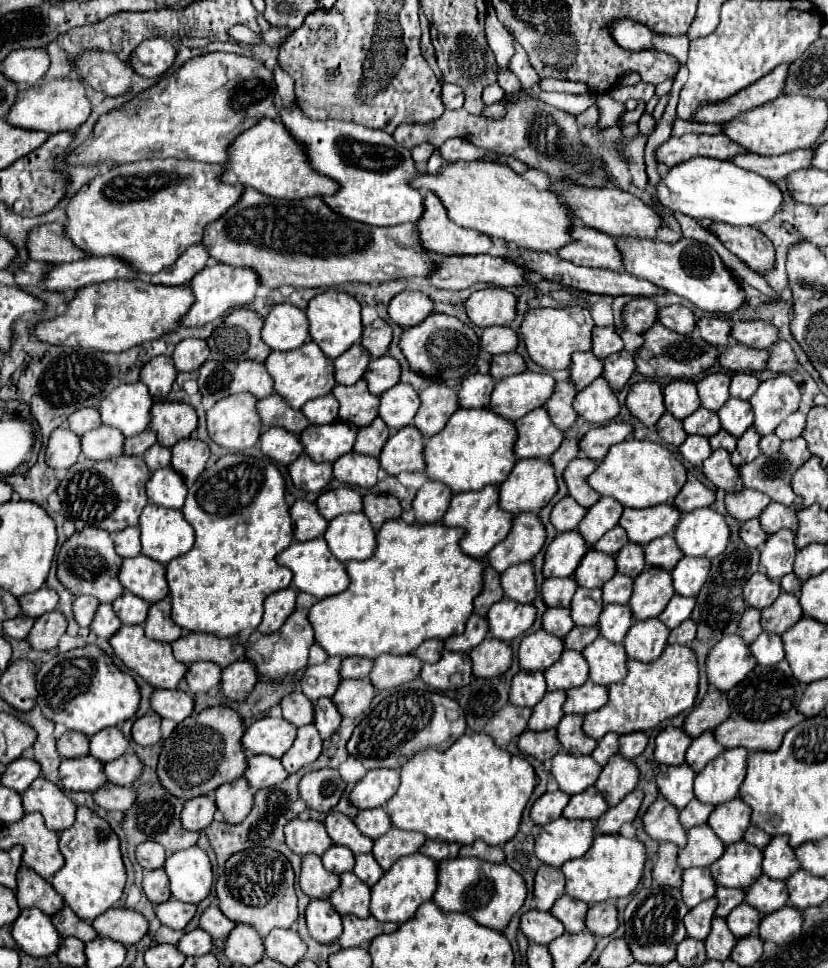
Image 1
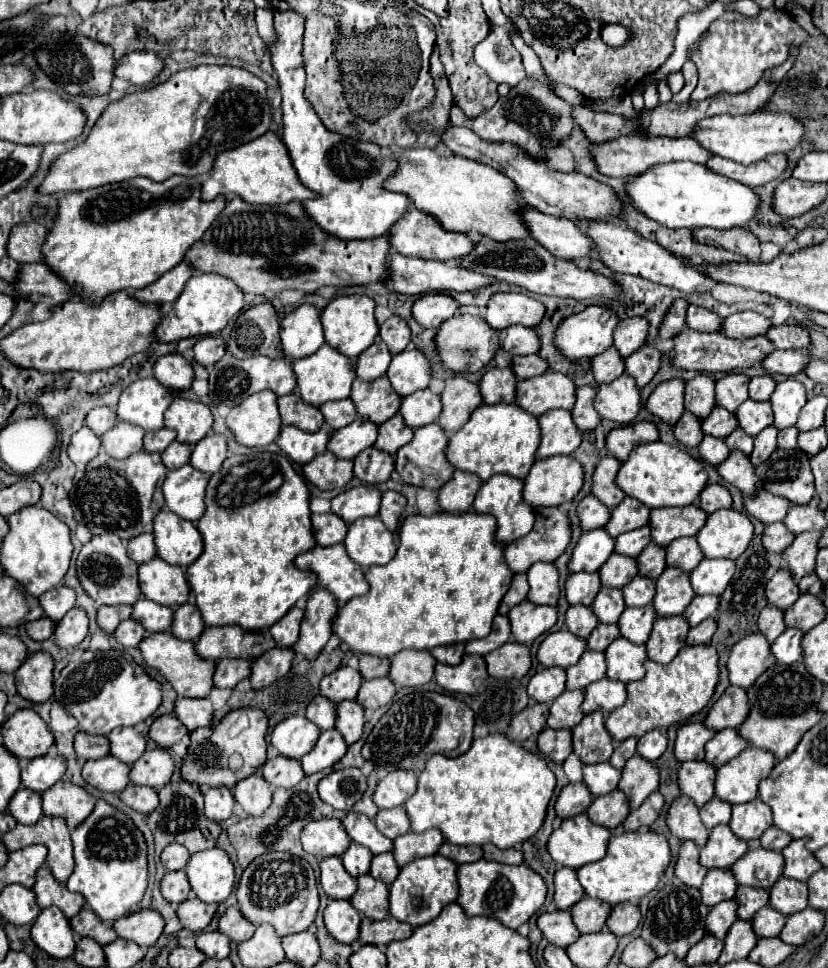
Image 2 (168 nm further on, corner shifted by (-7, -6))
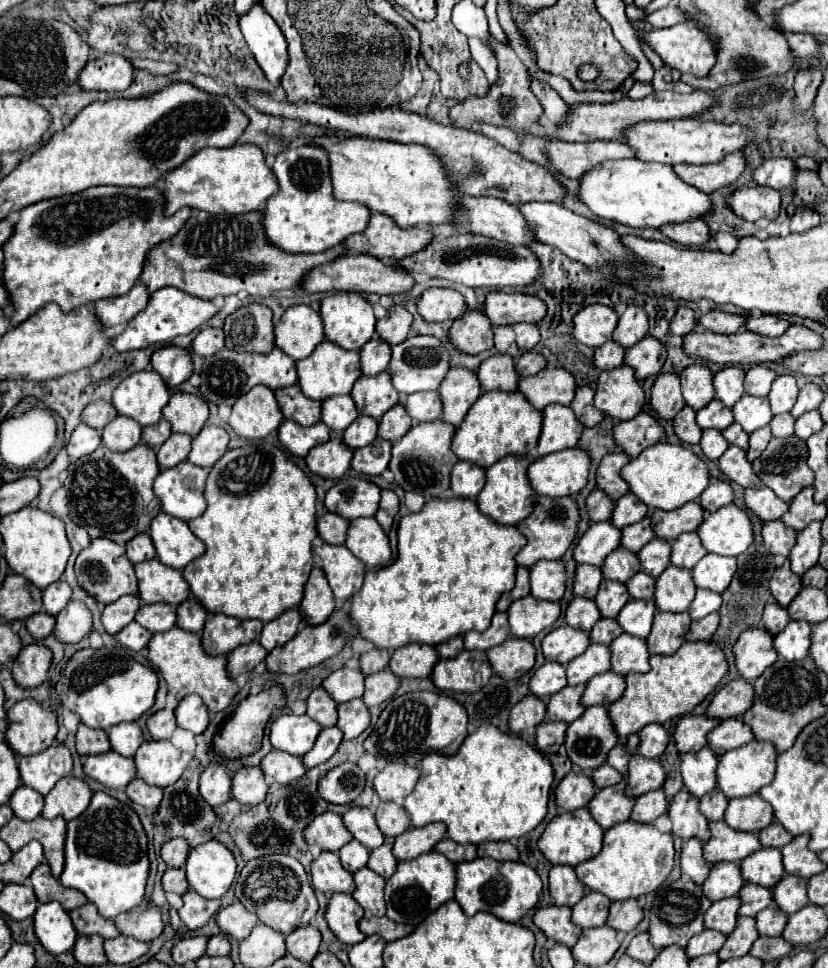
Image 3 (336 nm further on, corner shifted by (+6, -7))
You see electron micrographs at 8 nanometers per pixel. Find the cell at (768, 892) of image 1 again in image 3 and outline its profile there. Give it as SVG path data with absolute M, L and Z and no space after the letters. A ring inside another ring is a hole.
M785 876L773 886L773 900L785 912L793 914L799 908L807 906L807 880L799 876Z

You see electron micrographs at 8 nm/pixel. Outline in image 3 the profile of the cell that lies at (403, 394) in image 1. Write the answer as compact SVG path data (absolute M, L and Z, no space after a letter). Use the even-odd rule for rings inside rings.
M415 392L403 400L405 412L411 420L417 422L433 422L441 418L441 400L437 392Z

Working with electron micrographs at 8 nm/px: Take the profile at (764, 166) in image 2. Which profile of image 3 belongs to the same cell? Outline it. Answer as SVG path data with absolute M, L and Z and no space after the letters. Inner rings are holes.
M735 152L723 160L723 164L675 164L675 172L687 182L695 184L703 192L711 194L713 190L719 190L723 186L733 184L743 172L745 172L745 156L743 152Z

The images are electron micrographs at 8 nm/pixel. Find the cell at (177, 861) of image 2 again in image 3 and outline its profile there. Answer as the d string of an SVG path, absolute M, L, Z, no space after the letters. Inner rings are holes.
M175 838L163 844L161 848L161 858L165 860L167 866L171 868L181 868L185 864L185 858L189 854L189 844L183 838Z

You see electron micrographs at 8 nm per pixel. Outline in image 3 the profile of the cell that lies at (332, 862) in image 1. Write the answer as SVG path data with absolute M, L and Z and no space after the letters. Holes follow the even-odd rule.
M351 840L349 844L345 844L341 850L339 850L339 858L341 858L341 864L345 870L349 872L357 872L359 868L363 868L369 860L369 850L363 848L363 844L359 844L357 840Z

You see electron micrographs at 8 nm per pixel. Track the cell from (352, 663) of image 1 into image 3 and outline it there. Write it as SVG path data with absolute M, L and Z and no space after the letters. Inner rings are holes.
M373 648L373 650L365 652L365 654L361 654L359 668L361 668L361 672L365 676L369 676L369 674L375 674L375 672L381 672L383 668L387 668L389 658L391 658L389 652L379 652L377 648Z

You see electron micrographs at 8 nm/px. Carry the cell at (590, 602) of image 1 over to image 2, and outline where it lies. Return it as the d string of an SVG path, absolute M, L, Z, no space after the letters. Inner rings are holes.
M602 587L592 603L592 609L600 623L616 623L616 619L620 619L622 611L626 609L622 591L614 587Z

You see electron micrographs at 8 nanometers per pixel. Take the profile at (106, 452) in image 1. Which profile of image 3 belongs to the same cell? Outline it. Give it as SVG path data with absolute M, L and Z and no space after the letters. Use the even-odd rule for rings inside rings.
M127 416L113 418L101 432L101 442L111 452L127 452L139 444L141 426L135 420L127 420Z

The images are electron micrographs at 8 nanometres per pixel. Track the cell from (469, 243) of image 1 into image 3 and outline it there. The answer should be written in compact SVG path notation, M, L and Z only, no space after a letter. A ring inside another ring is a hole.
M373 214L365 232L349 236L343 244L349 252L371 254L379 260L403 260L431 244L431 228L403 230L387 214Z

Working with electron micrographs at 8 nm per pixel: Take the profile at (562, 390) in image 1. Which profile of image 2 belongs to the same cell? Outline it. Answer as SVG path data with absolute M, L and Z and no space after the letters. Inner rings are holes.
M584 385L584 387L578 387L576 391L576 405L572 409L572 417L580 431L592 431L602 421L598 411L594 409L594 397L596 397L596 387Z

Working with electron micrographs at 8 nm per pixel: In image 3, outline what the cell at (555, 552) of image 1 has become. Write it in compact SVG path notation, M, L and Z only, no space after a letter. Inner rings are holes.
M609 522L591 524L589 530L579 538L573 550L573 560L577 564L601 566L605 556L615 548L619 548L619 536L621 536L621 530Z

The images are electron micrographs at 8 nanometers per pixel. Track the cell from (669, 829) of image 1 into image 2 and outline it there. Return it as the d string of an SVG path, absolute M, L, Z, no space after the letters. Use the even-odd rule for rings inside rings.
M680 795L670 805L666 823L676 837L692 839L698 847L704 847L704 843L708 841L708 829L700 821L700 809L686 795Z

